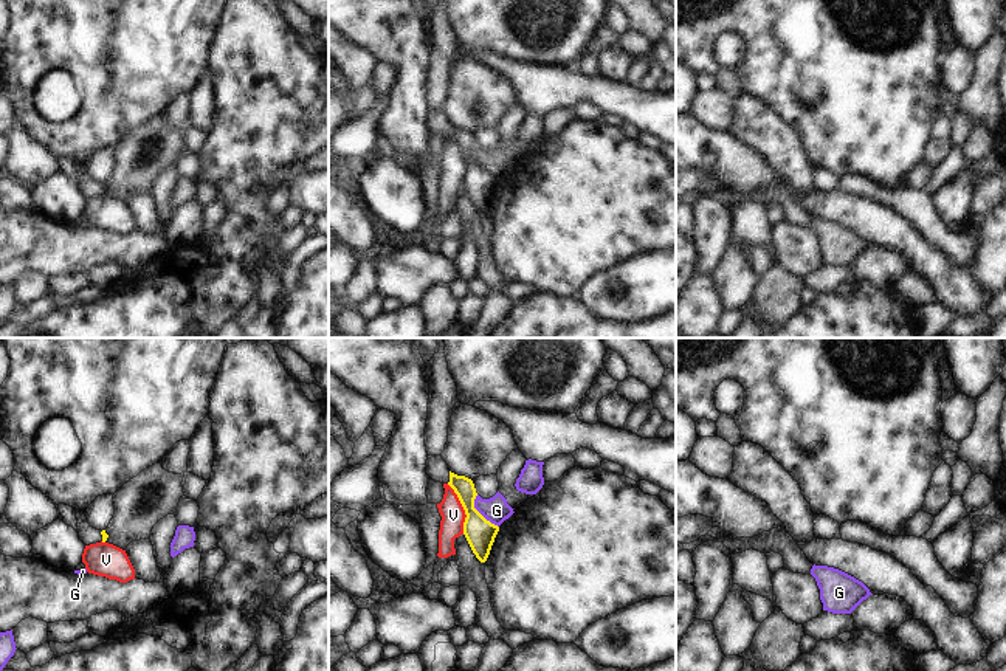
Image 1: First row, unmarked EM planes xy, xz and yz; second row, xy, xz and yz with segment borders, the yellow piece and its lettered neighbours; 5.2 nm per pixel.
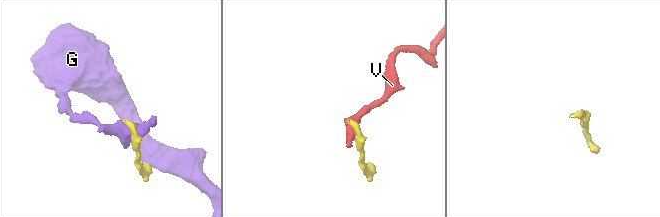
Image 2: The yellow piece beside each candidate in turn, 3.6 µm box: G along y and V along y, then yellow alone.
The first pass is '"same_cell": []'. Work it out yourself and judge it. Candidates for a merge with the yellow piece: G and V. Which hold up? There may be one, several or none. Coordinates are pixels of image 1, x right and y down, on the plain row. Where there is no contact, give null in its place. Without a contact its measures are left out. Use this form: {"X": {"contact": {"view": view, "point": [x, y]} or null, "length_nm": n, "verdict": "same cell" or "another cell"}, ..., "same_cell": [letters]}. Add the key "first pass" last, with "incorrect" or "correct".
{"G": {"contact": {"view": "xz", "point": [479, 166]}, "length_nm": 200, "verdict": "another cell"}, "V": {"contact": {"view": "xz", "point": [464, 161]}, "length_nm": 280, "verdict": "another cell"}, "same_cell": [], "first pass": "correct"}

